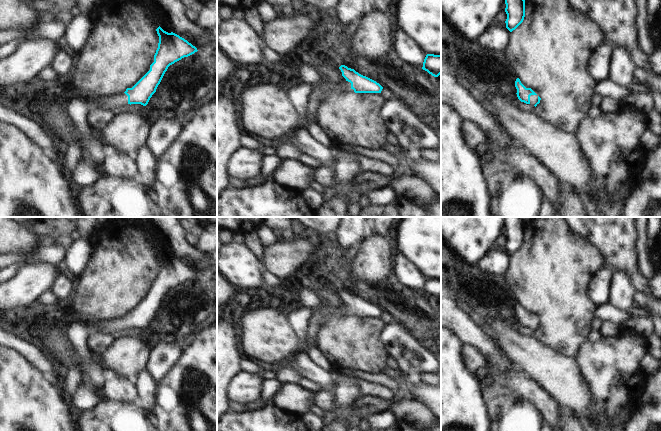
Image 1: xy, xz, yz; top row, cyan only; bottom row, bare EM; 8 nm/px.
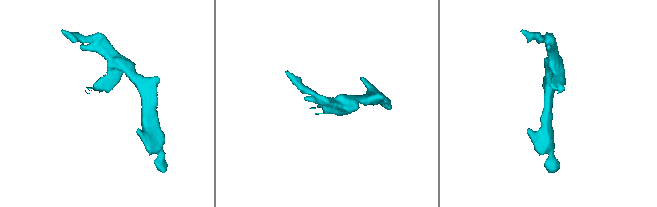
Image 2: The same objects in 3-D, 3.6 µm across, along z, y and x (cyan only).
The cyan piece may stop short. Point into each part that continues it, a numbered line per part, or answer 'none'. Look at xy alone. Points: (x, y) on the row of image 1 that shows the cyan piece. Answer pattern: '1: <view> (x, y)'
1: xy (113, 103)

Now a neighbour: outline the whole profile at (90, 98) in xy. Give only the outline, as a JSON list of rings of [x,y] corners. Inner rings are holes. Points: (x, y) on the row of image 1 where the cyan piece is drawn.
[[[81,91],[79,93],[80,97],[83,97],[89,104],[90,107],[92,107],[93,104],[97,103],[97,96],[94,96],[93,94],[87,92],[87,91]]]

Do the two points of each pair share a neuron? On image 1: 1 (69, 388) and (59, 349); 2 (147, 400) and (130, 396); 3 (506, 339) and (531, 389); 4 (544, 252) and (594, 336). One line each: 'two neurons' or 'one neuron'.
1: two neurons
2: two neurons
3: two neurons
4: two neurons

